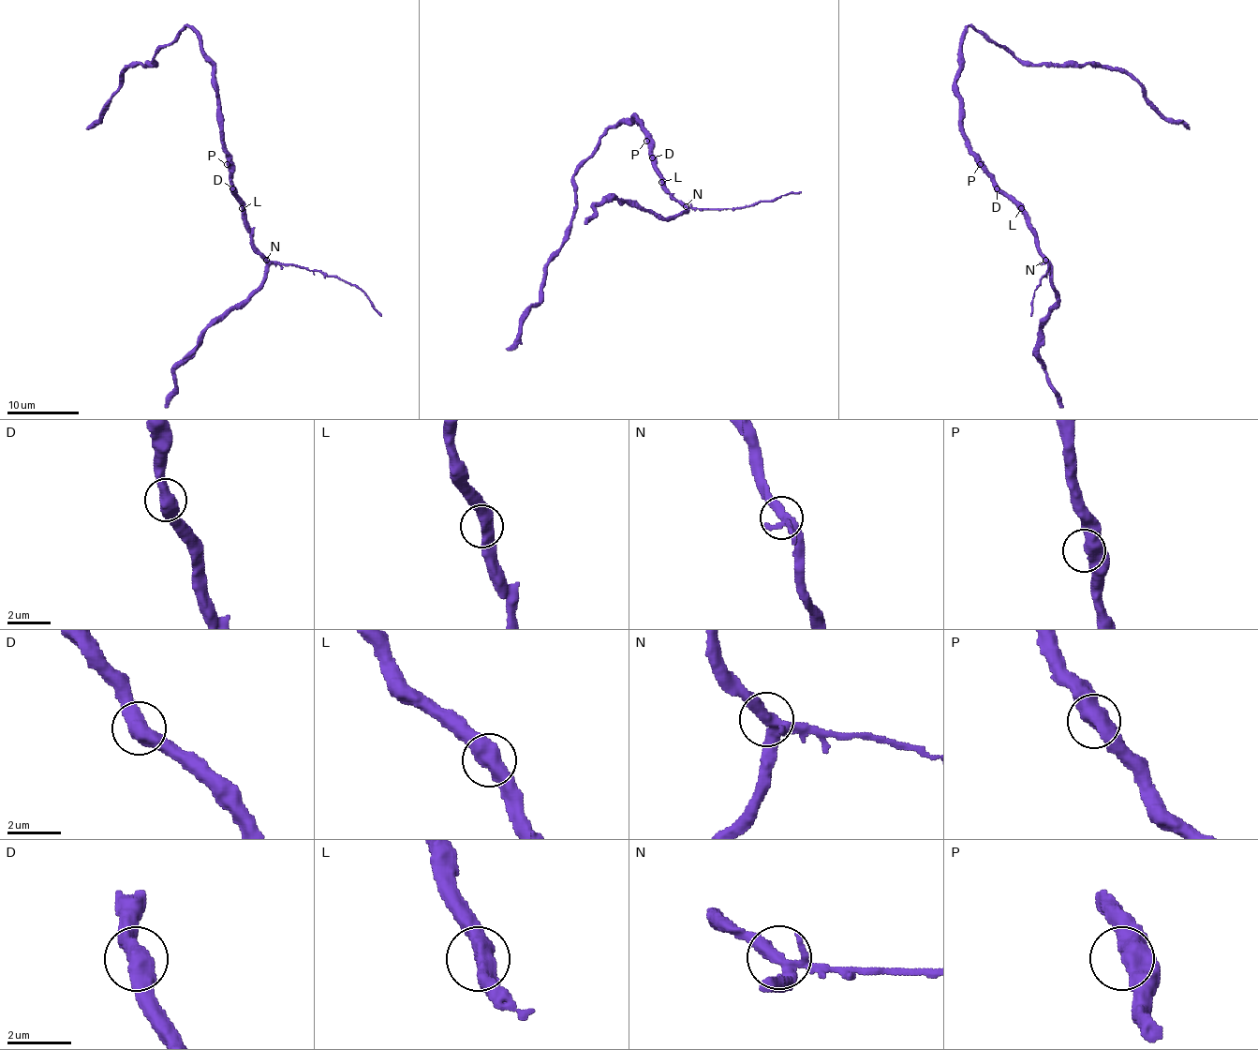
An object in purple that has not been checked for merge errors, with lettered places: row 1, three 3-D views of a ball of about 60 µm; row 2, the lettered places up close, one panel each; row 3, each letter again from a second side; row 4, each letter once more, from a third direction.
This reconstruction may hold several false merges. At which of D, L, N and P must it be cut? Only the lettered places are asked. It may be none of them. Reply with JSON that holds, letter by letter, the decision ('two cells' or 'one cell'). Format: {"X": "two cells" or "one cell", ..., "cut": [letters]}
{"D": "one cell", "L": "one cell", "N": "one cell", "P": "one cell", "cut": []}

